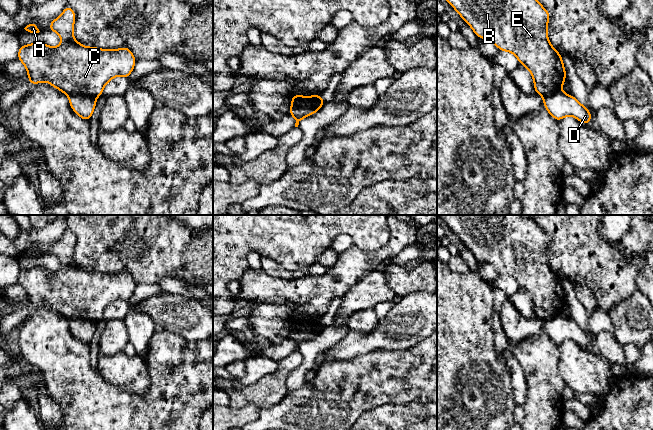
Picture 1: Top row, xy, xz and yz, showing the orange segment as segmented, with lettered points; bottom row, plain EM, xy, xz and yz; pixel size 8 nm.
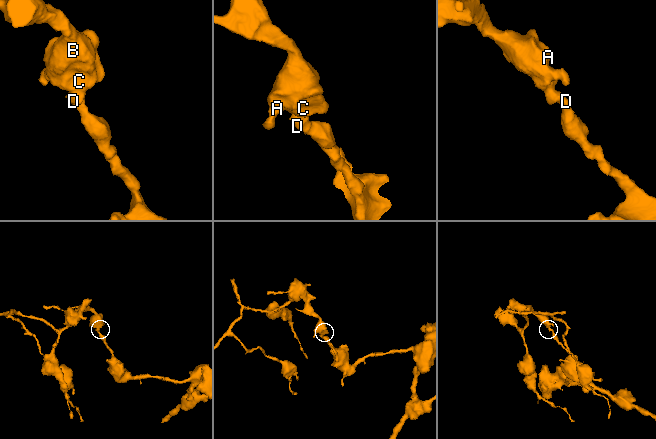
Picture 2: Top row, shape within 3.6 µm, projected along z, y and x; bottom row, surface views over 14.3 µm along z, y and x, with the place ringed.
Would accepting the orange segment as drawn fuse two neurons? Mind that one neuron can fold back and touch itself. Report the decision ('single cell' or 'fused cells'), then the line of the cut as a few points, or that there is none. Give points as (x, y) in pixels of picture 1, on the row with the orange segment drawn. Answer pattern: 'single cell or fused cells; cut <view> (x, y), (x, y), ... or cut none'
fused cells; cut xy (69, 95), (88, 95), (95, 98)

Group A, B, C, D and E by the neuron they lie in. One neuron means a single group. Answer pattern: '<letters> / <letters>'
A B C E / D

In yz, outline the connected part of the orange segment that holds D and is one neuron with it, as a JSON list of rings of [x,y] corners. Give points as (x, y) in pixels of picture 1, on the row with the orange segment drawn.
[[[557,90],[543,97],[543,104],[548,113],[556,121],[560,121],[566,116],[572,116],[578,119],[582,124],[588,125],[592,118],[592,114],[589,110],[574,96],[568,95],[561,90]]]

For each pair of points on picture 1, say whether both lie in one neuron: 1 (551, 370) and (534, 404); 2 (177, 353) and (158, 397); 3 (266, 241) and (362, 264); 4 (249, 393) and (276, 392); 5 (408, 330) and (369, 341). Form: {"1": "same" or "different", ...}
{"1": "same", "2": "same", "3": "different", "4": "same", "5": "same"}

